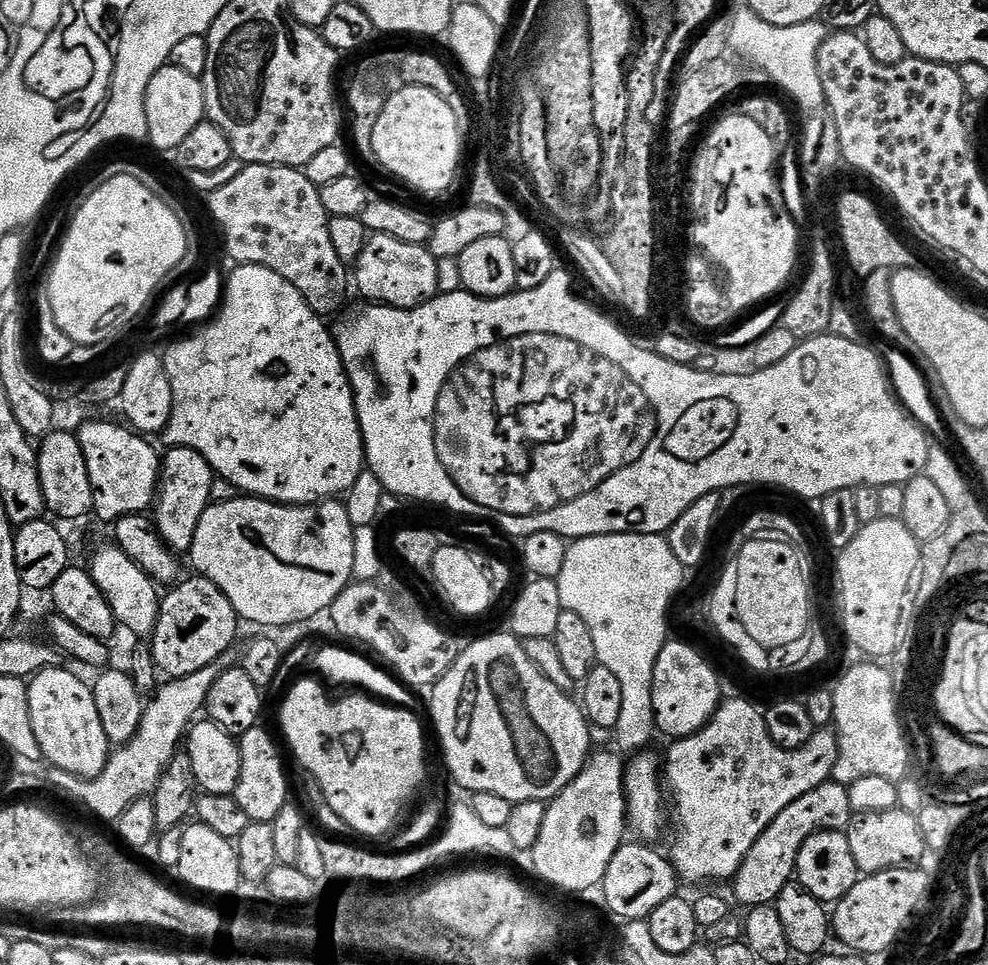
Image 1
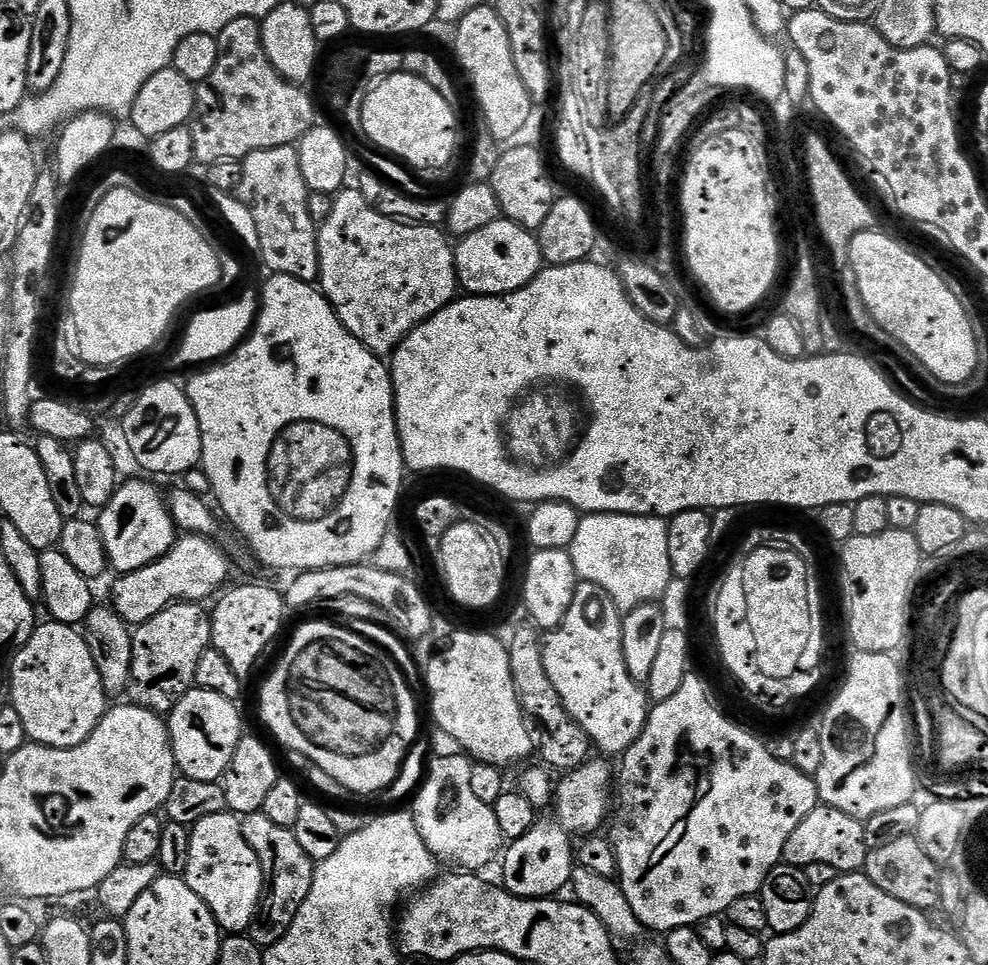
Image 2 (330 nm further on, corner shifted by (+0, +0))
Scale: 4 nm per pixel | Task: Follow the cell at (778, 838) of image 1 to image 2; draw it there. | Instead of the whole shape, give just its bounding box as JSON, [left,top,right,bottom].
[783,806,869,874]

